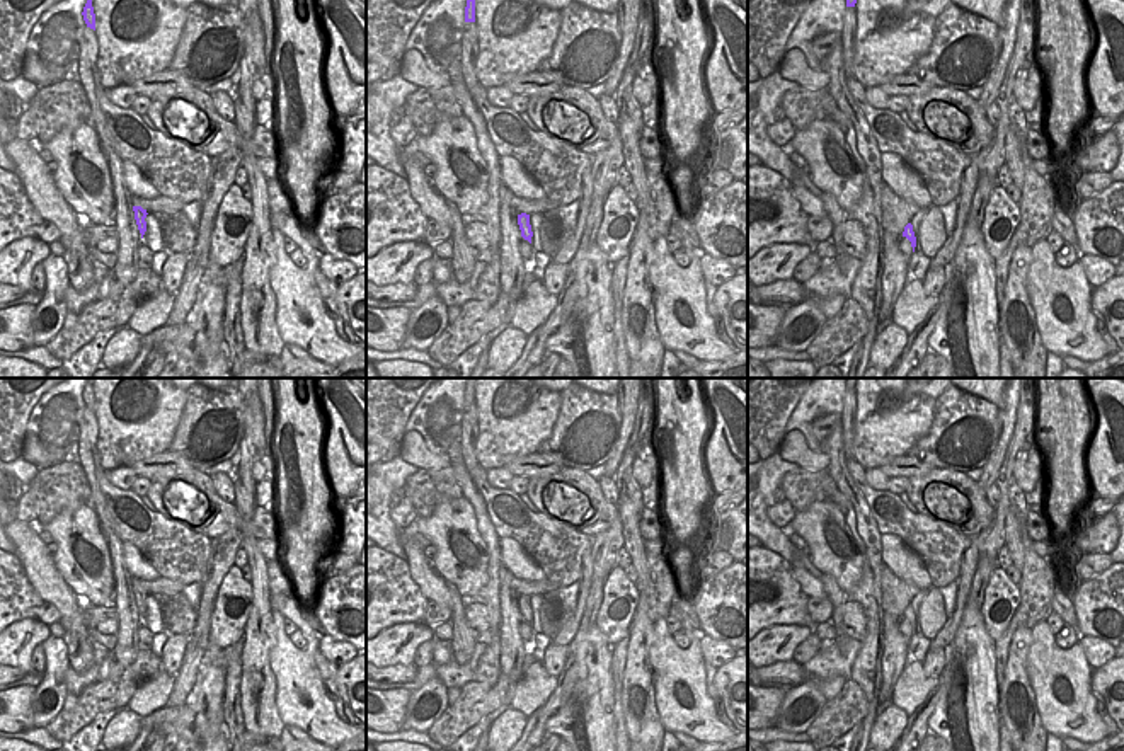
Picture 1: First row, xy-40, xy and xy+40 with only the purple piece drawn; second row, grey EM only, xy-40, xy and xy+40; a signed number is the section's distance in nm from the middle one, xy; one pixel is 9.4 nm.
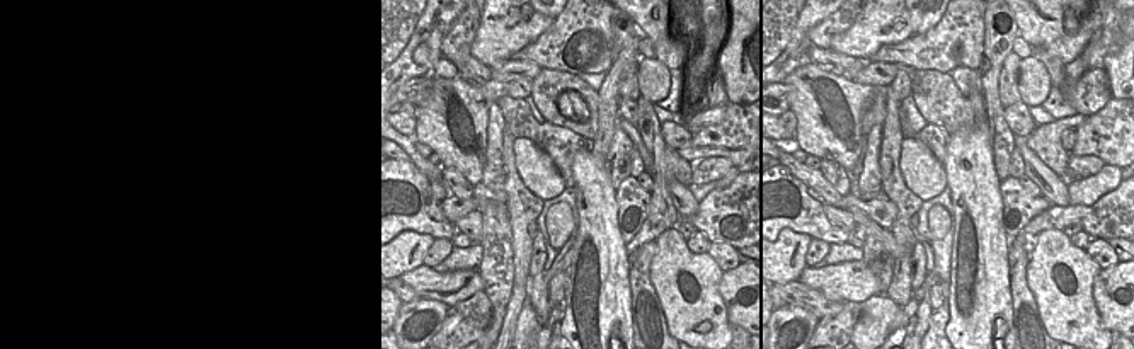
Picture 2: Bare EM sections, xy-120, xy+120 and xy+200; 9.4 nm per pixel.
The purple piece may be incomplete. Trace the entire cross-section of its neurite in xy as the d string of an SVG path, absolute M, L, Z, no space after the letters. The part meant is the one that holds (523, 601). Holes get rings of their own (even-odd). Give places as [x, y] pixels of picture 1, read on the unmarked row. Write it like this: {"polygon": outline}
{"polygon": "M526 594L518 596L518 606L519 606L521 618L523 618L523 622L519 623L519 635L525 642L530 642L533 637L533 630L531 630L533 613L530 606L530 596Z"}

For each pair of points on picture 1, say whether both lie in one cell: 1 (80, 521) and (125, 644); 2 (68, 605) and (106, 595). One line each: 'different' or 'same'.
1: different
2: different

